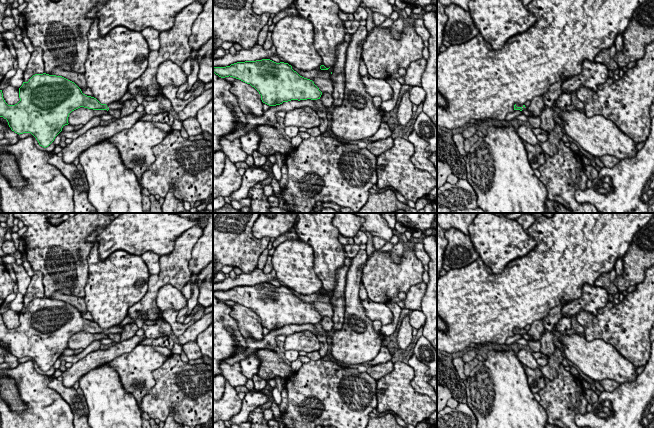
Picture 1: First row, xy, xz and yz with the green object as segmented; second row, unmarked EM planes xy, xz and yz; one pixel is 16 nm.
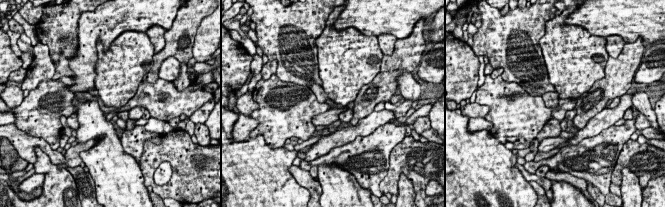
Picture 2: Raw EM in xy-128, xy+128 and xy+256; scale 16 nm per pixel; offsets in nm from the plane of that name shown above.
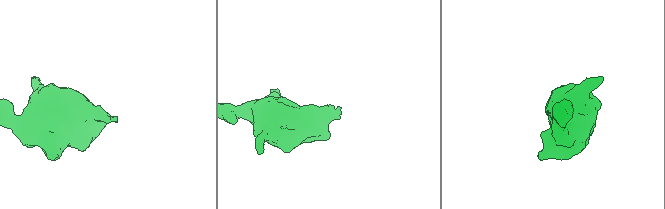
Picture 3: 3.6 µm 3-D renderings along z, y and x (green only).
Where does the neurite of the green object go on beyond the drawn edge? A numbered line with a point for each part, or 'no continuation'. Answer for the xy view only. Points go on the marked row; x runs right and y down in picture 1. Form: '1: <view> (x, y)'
1: xy (115, 105)

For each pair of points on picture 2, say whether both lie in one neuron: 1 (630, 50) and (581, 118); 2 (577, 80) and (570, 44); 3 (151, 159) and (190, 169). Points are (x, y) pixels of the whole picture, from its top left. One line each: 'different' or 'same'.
1: same
2: same
3: same

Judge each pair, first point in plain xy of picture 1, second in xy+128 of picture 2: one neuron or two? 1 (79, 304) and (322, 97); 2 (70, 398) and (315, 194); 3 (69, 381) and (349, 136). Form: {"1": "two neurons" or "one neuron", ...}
{"1": "one neuron", "2": "one neuron", "3": "one neuron"}

